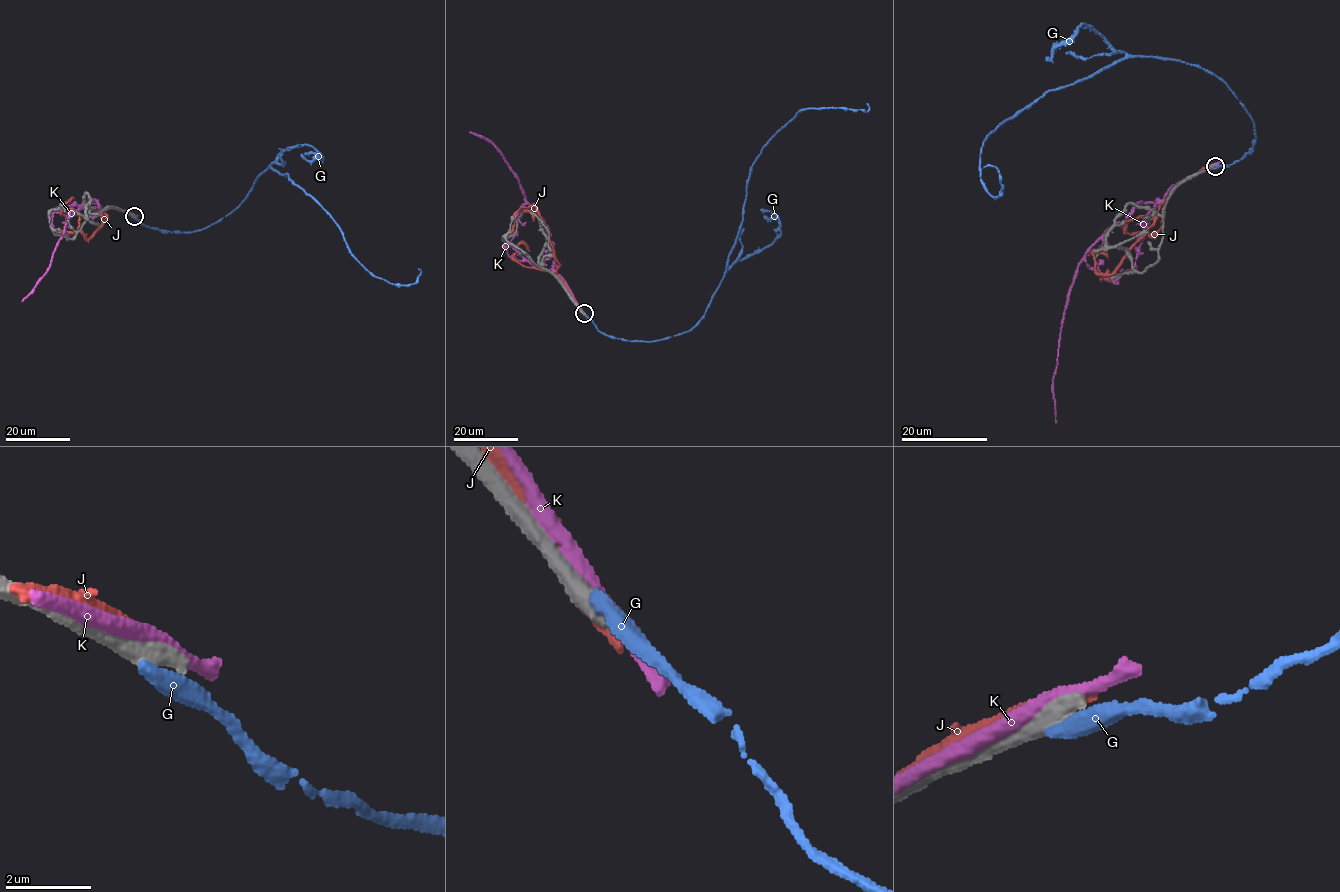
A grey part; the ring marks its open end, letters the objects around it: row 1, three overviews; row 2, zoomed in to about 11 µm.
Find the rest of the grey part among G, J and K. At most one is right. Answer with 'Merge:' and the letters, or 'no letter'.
Merge: no letter

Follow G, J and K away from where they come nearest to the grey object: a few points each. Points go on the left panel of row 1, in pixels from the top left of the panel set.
G: (135, 217), (170, 232), (204, 229), (231, 214), (270, 167), (318, 203), (375, 276), (411, 285), (418, 269)
J: (129, 213), (114, 207), (102, 211), (106, 219), (93, 235), (86, 239), (74, 211), (62, 207), (60, 215)
K: (130, 214), (112, 206), (101, 208), (89, 199), (98, 202), (99, 207), (70, 213), (49, 270), (22, 302)

